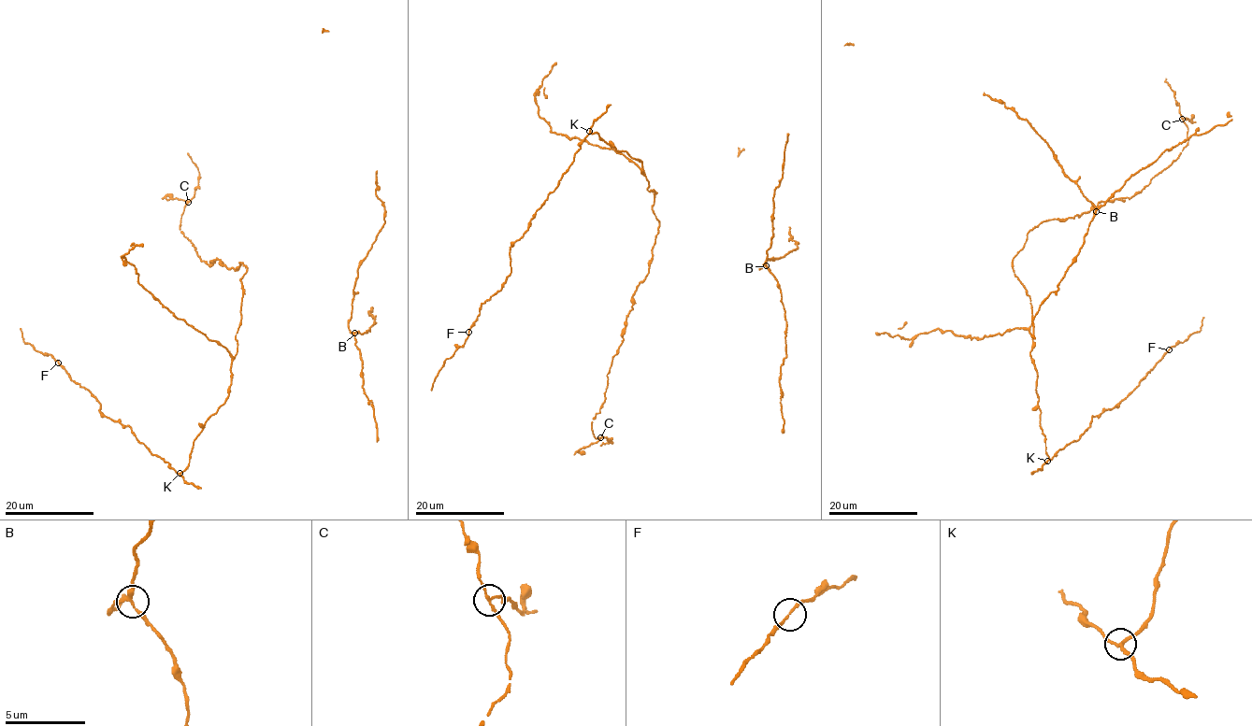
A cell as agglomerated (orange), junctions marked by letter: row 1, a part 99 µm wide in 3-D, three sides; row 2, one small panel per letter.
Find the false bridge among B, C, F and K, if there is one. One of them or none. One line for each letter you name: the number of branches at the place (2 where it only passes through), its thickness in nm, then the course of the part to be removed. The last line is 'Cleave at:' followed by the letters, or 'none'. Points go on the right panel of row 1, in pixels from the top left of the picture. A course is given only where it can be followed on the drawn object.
C: 3 branches meet; 140 nm thick
Cleave at: C

